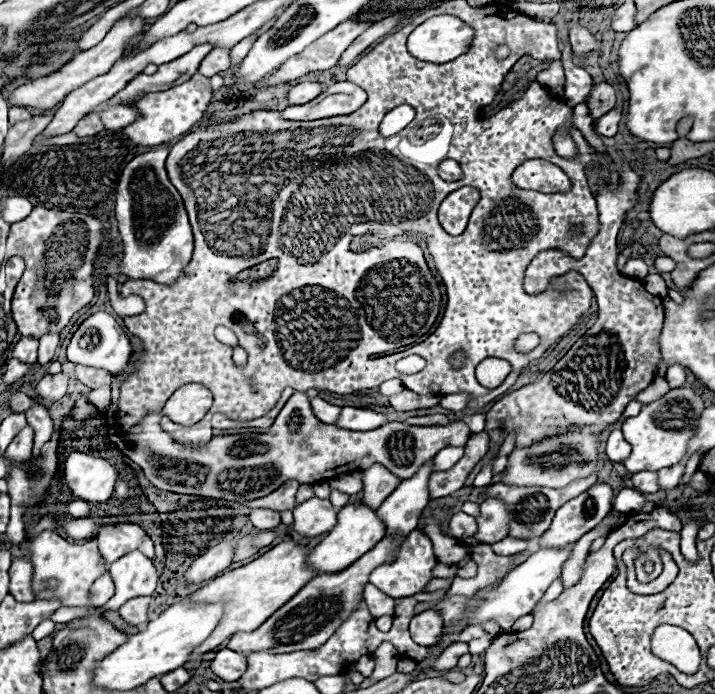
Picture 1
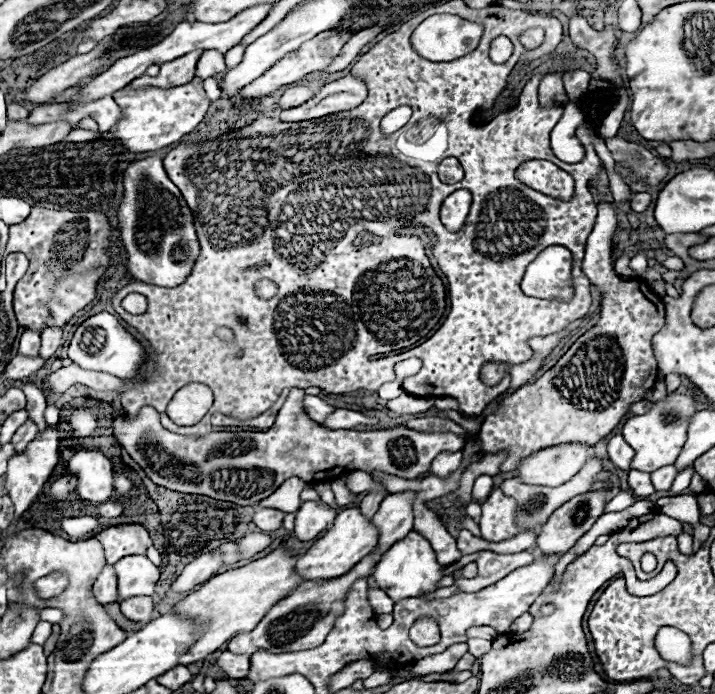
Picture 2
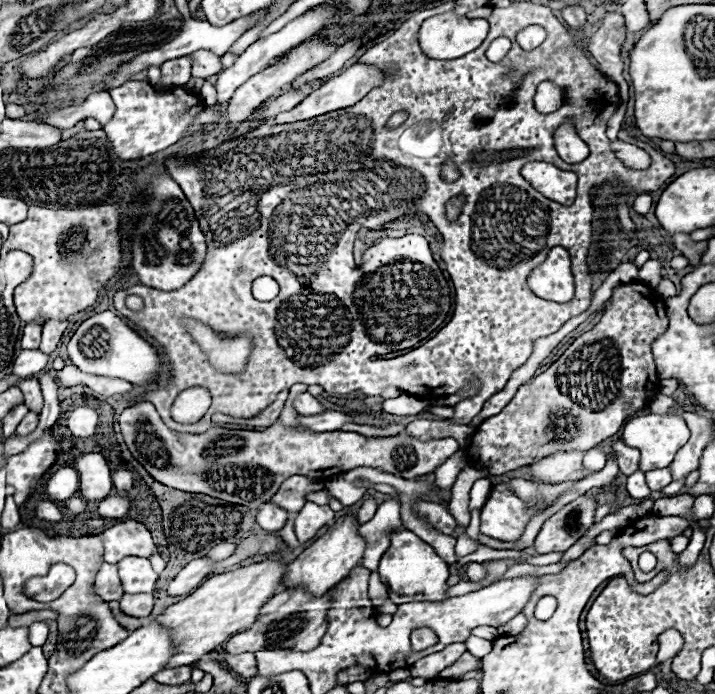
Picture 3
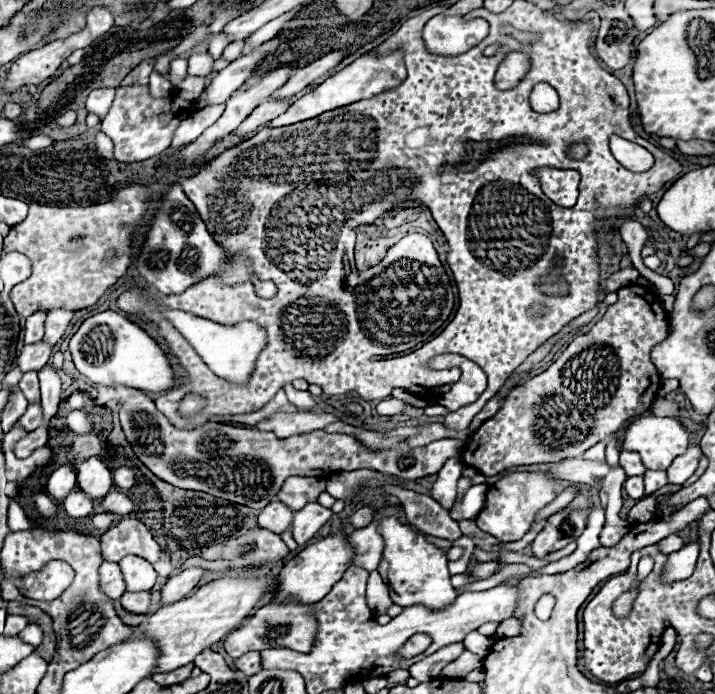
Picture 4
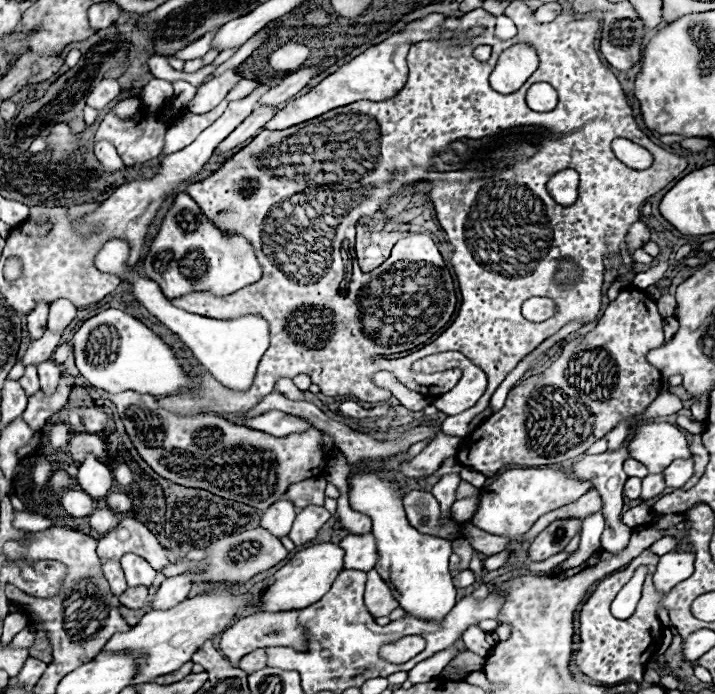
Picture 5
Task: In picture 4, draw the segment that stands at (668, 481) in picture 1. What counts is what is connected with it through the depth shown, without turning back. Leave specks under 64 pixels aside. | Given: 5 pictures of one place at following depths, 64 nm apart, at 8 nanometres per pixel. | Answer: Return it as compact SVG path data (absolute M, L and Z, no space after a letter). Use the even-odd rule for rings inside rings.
M648 470L644 474L644 486L646 486L646 496L652 496L656 490L668 484L666 472L664 470Z

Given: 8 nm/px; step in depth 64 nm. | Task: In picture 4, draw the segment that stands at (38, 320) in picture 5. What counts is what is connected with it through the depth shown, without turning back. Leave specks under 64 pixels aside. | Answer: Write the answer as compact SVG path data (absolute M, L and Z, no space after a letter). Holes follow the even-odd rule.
M38 310L26 318L26 326L24 326L24 330L26 330L24 342L26 344L34 344L34 342L40 342L44 338L44 320L46 320L44 310Z

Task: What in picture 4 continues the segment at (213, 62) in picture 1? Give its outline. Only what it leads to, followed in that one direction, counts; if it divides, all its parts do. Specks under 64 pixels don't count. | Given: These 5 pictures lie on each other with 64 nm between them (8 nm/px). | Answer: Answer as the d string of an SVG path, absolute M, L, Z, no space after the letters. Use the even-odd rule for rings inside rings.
M197 53L188 58L188 74L190 76L206 76L212 68L212 58L209 53Z

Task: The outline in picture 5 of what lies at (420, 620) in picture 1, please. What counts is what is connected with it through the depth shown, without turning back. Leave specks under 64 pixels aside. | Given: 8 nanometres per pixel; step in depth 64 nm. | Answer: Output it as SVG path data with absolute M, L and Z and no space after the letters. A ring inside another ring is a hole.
M404 636L392 644L384 644L380 648L380 658L392 664L408 662L412 656L422 652L426 646L426 640L422 636Z

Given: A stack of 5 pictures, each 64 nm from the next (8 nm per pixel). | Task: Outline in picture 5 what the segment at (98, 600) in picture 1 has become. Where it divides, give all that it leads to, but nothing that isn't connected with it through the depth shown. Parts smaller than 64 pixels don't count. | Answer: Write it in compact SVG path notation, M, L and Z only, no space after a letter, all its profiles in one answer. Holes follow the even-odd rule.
M108 560L108 562L104 562L102 570L104 570L104 576L106 576L112 592L116 596L120 596L120 592L124 592L124 588L128 588L126 580L124 580L124 572L120 568L120 562L118 560Z

